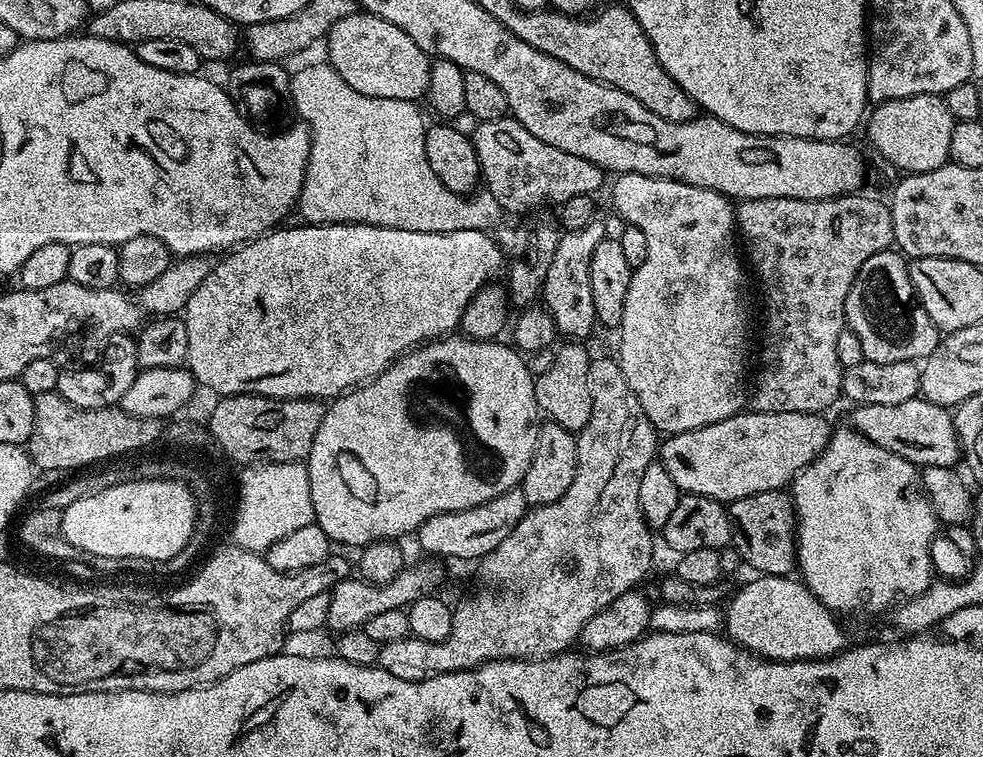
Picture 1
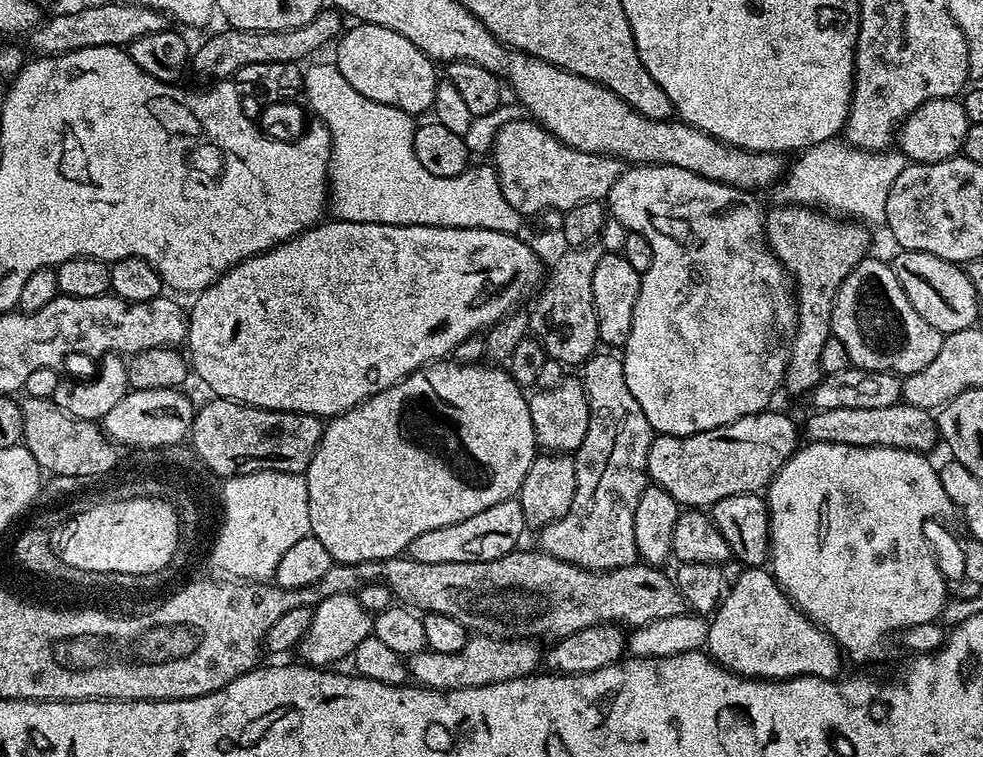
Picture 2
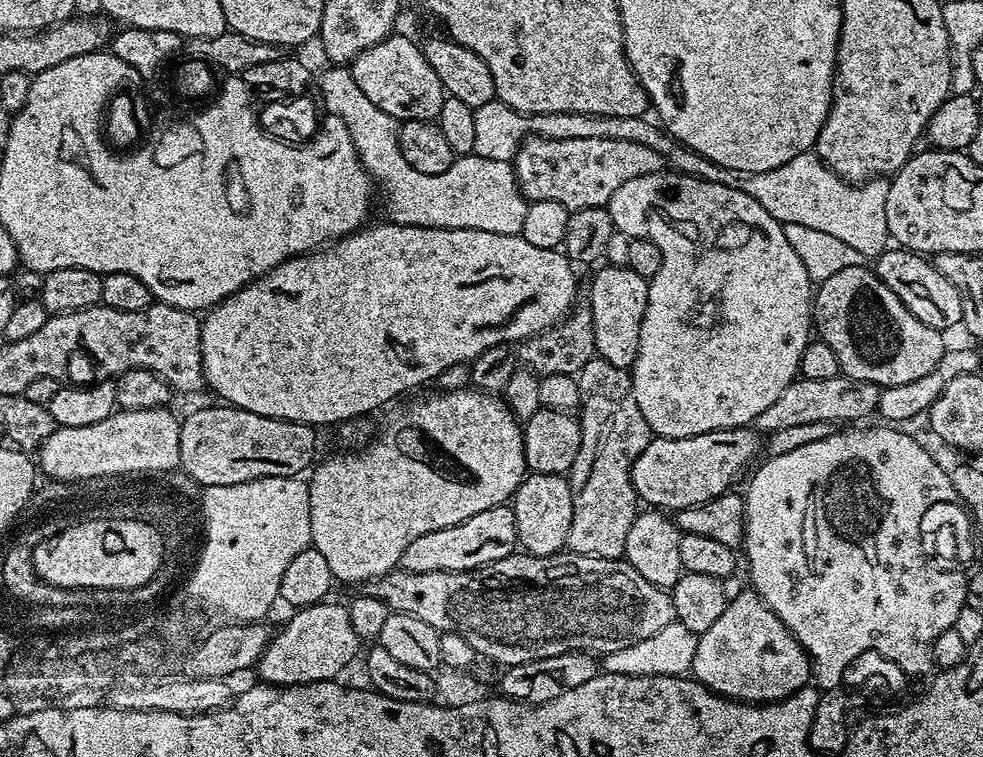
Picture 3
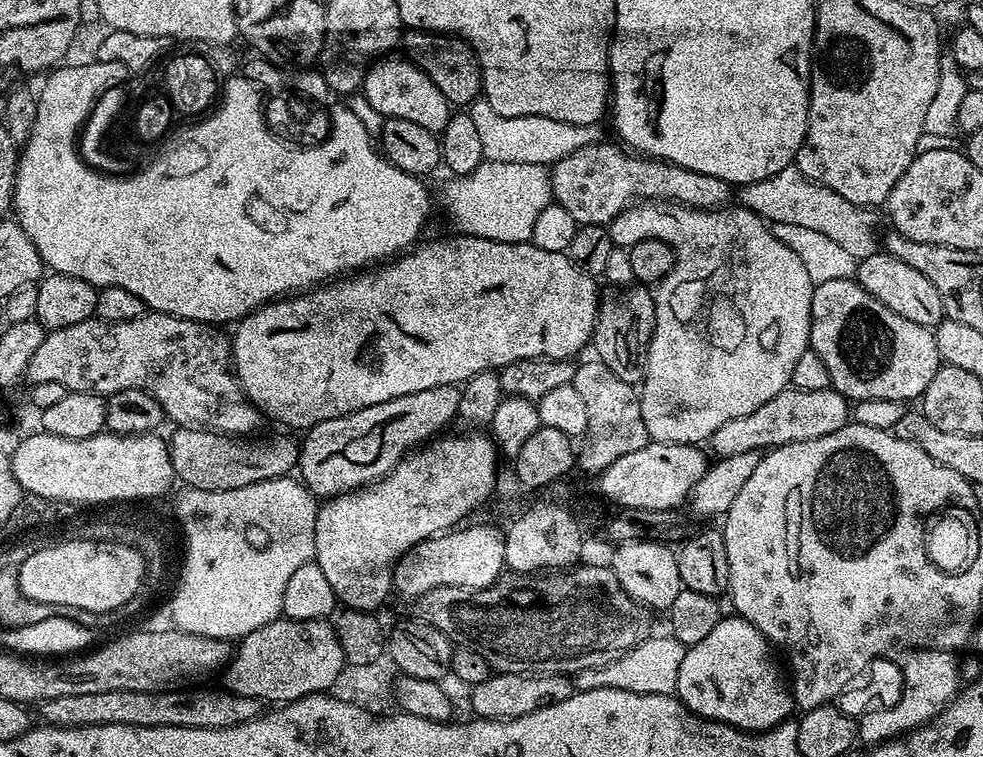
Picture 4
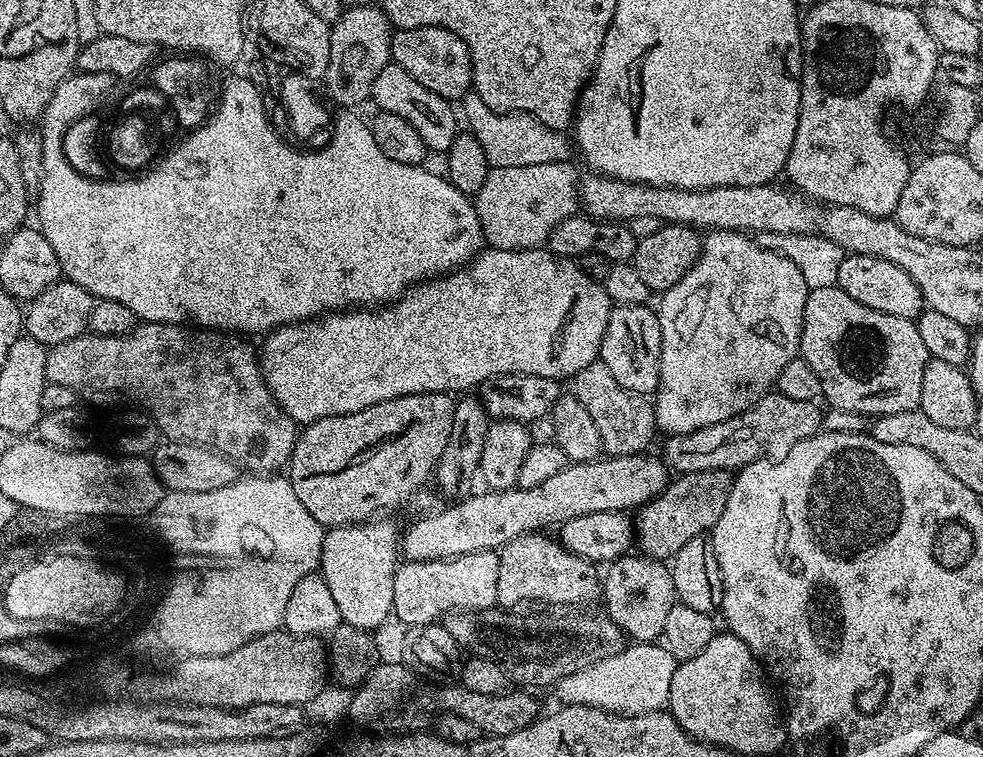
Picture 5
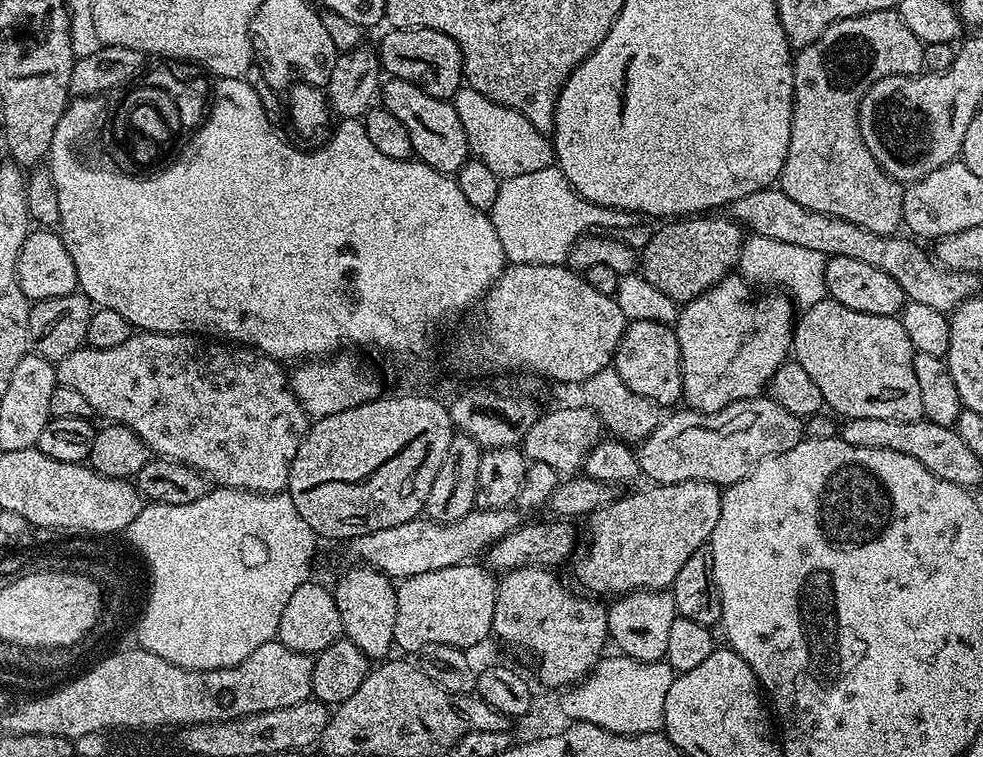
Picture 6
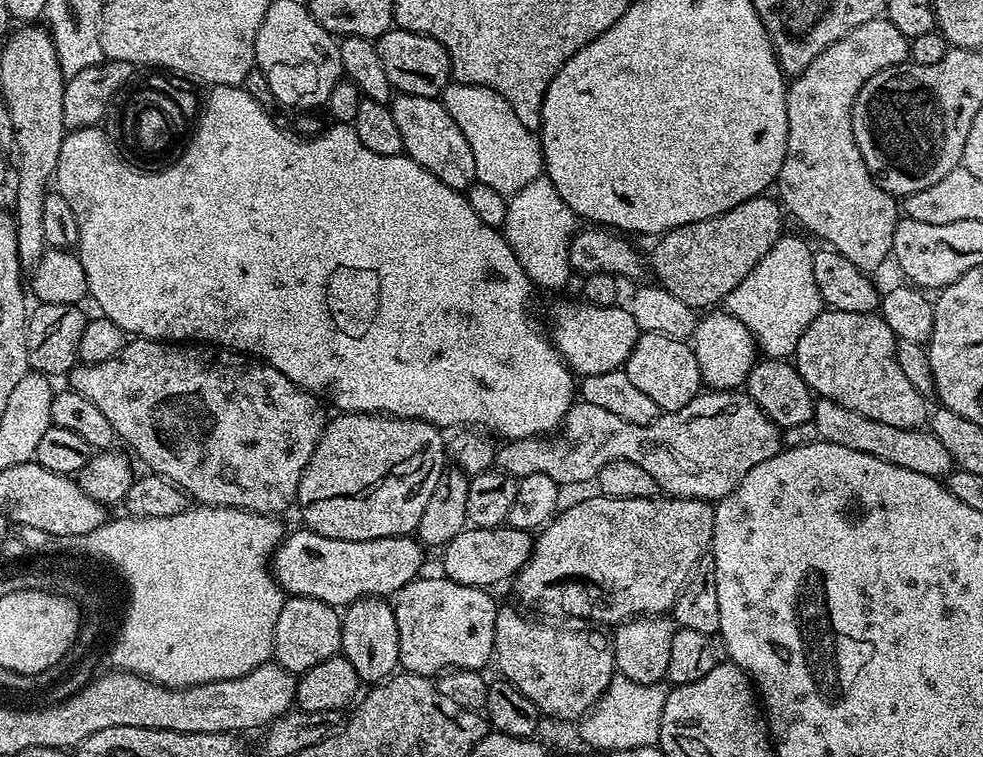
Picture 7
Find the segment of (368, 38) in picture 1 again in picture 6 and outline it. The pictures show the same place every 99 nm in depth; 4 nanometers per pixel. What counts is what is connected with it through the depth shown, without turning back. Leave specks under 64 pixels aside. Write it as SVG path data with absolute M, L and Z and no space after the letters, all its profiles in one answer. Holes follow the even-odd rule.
M391 78L383 81L382 98L383 96L382 107L390 110L390 114L394 114L394 118L406 126L415 159L445 174L459 172L460 167L470 158L470 149L462 130L462 122L458 122L455 103L434 98L410 82Z

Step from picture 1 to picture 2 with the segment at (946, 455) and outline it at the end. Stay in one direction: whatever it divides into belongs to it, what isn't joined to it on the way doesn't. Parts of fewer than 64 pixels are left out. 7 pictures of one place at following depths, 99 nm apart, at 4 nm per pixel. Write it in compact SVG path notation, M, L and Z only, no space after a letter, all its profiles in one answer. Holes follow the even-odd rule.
M903 402L870 410L839 408L813 411L813 416L802 424L802 432L813 444L845 444L859 448L901 448L907 452L927 453L927 448L938 444L938 429L933 413L927 408L910 406Z

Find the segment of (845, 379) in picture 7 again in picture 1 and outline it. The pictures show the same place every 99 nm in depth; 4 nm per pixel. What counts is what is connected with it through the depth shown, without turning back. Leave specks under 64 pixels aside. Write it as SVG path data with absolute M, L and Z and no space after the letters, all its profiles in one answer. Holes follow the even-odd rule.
M896 250L879 252L862 262L862 270L858 270L850 294L846 294L844 319L846 327L858 334L864 359L879 364L923 361L942 338L940 329L916 296L908 273L908 260Z

